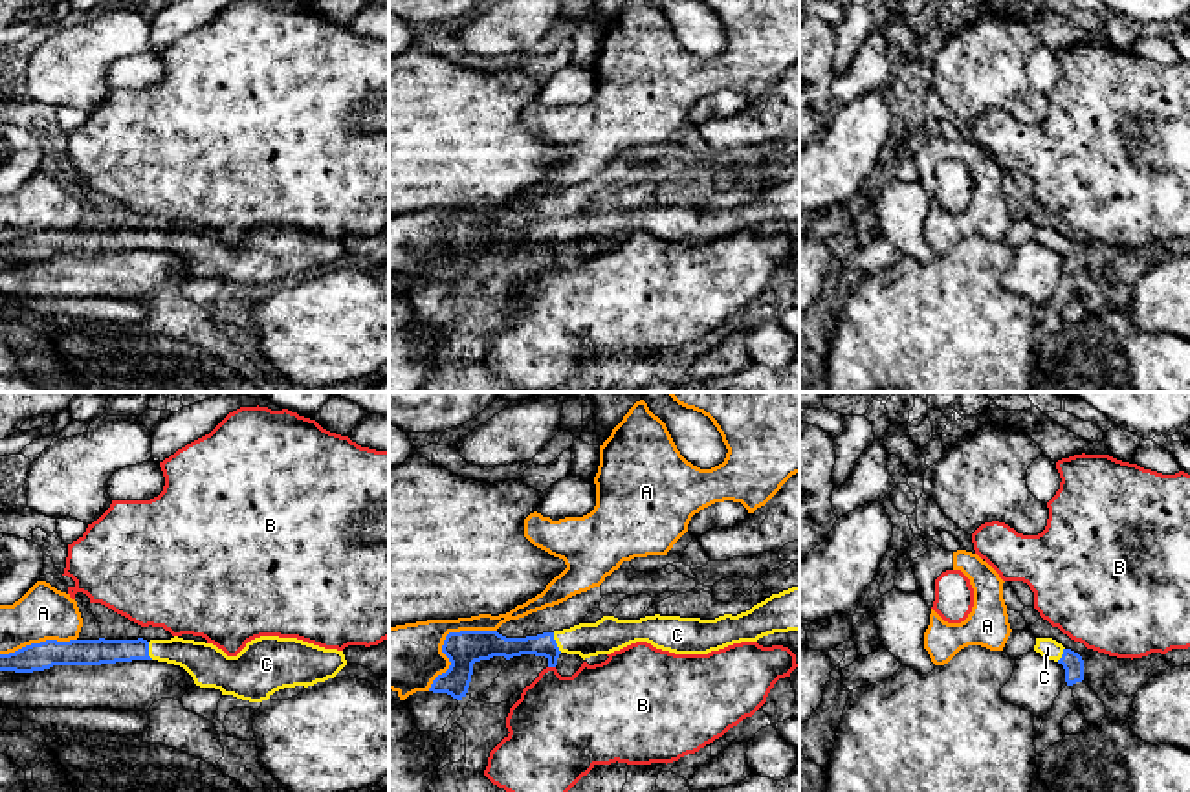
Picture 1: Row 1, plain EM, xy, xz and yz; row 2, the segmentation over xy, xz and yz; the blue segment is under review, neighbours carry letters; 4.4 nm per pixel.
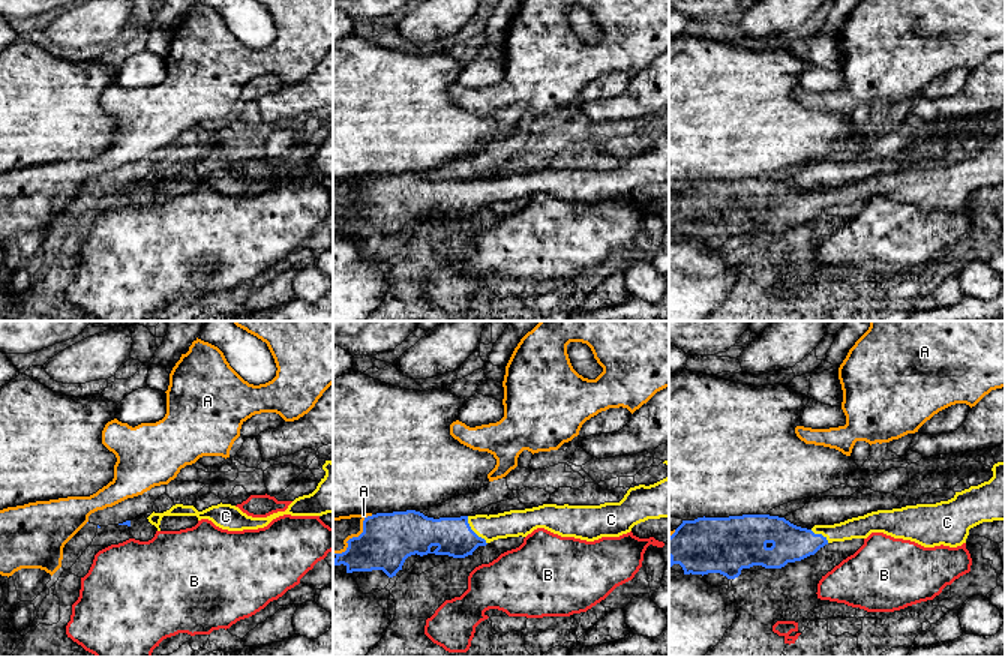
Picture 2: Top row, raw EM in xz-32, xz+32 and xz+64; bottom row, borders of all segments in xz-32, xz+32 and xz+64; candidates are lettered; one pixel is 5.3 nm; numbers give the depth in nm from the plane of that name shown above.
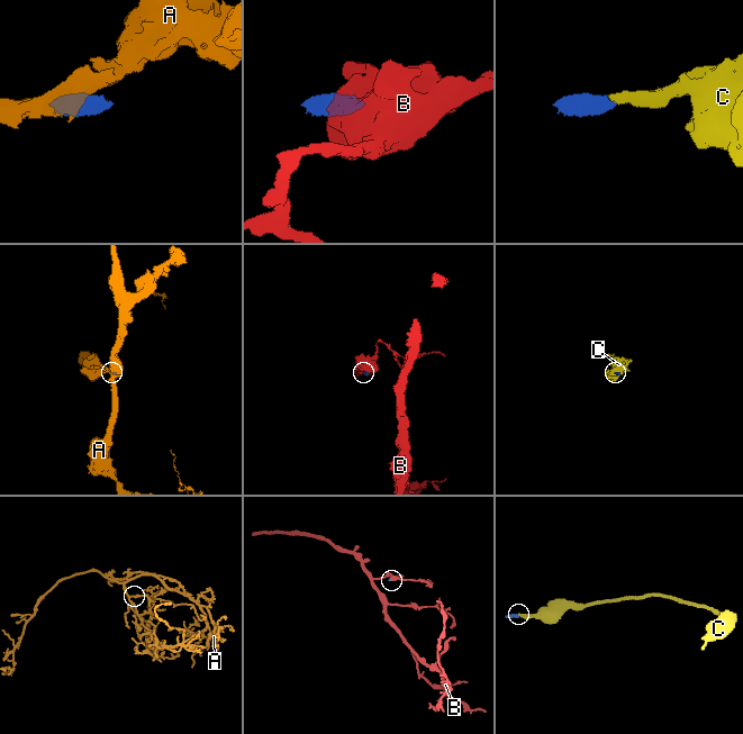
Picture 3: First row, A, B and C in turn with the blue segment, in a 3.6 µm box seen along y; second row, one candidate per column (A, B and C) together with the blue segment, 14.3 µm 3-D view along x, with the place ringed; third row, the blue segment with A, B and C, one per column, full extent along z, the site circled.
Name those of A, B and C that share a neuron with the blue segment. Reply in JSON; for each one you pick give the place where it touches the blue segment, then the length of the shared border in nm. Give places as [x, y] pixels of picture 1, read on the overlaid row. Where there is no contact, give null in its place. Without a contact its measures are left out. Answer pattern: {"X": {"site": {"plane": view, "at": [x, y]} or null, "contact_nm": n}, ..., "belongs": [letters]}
{"C": {"site": {"plane": "xz", "at": [554, 642]}, "contact_nm": 100}, "belongs": ["C"]}

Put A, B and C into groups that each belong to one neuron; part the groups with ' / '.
A / B / C

